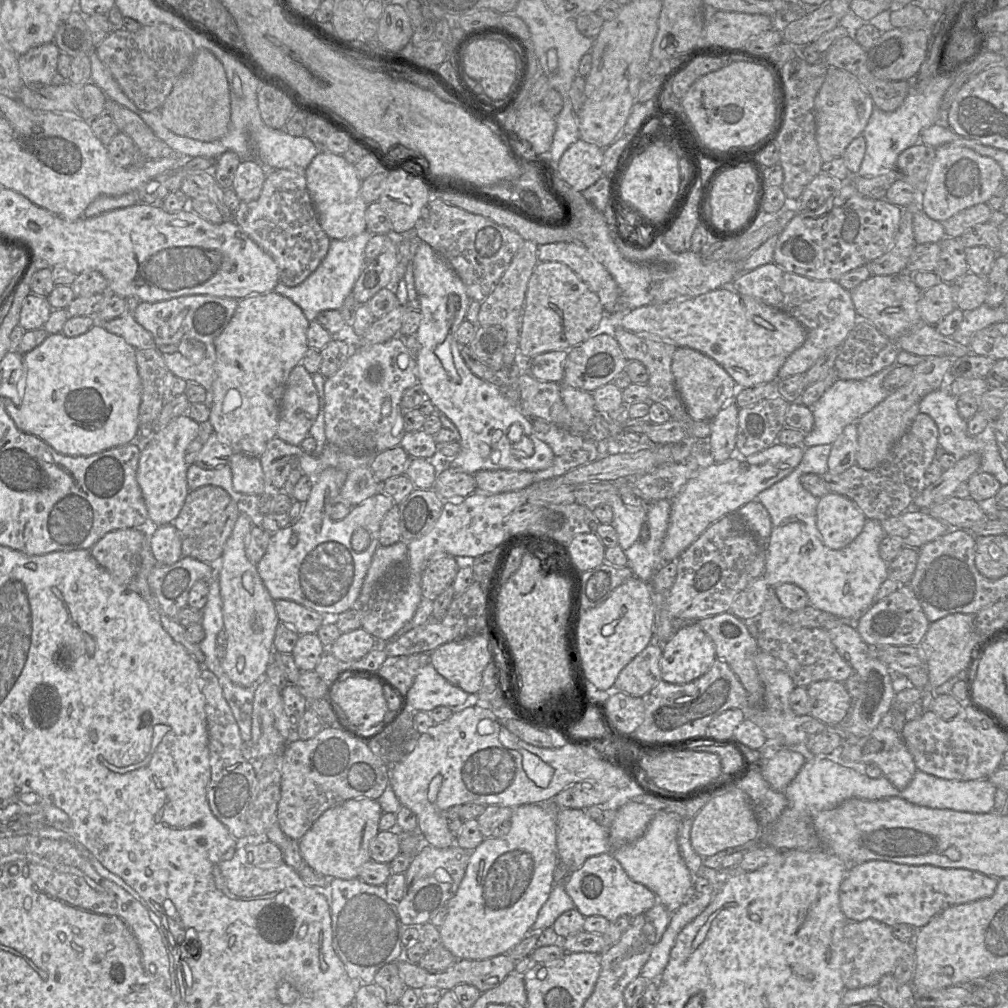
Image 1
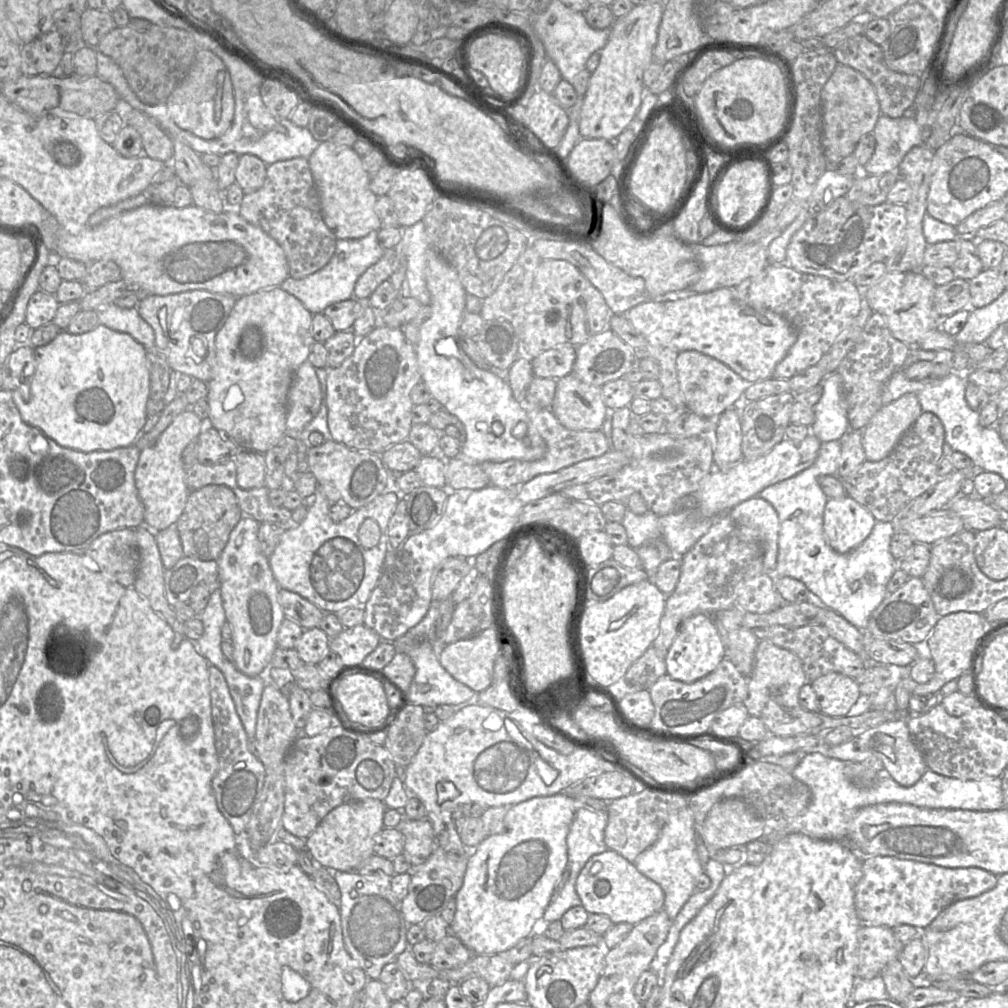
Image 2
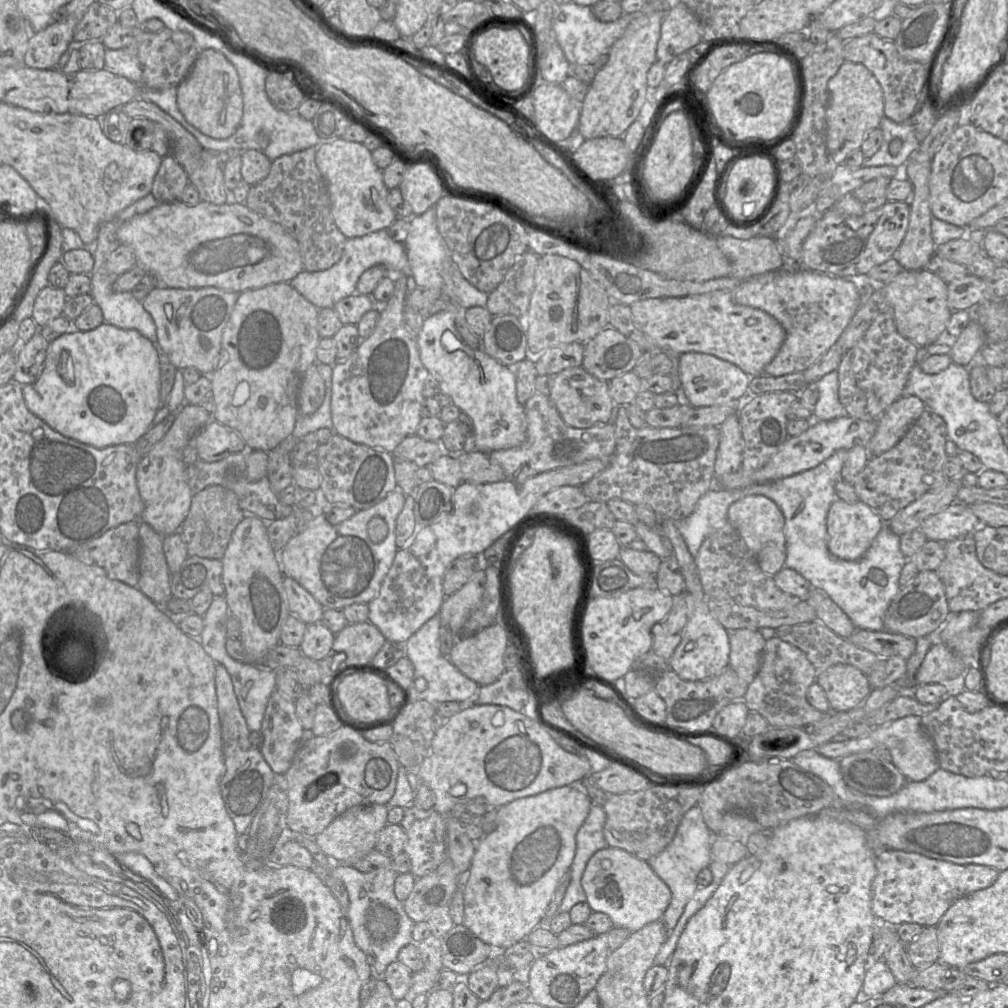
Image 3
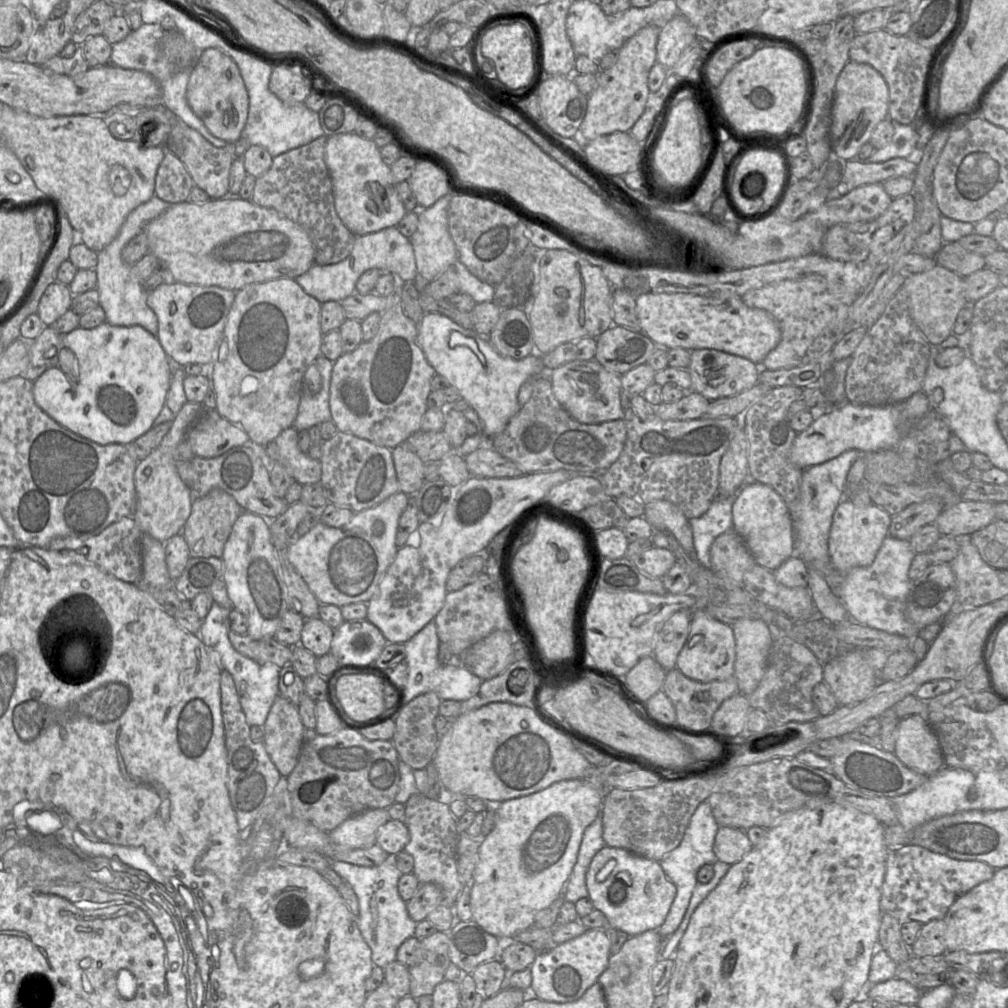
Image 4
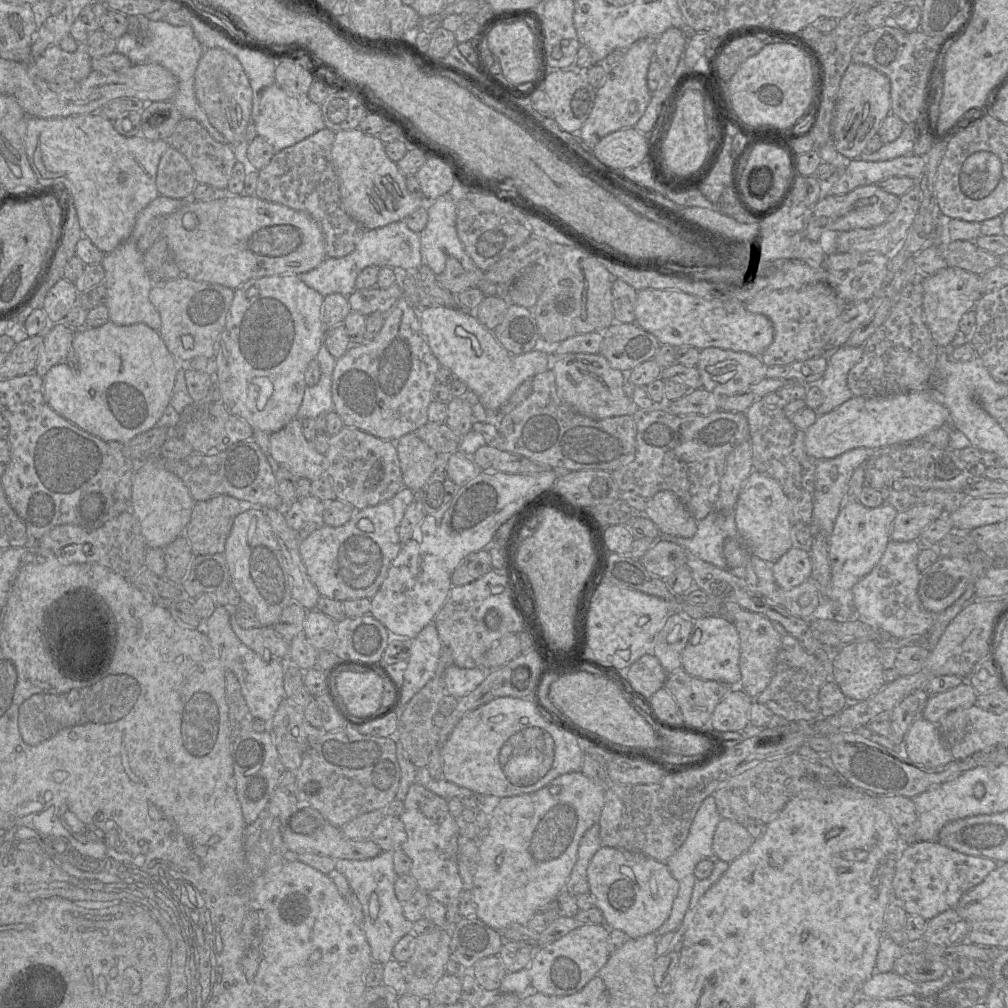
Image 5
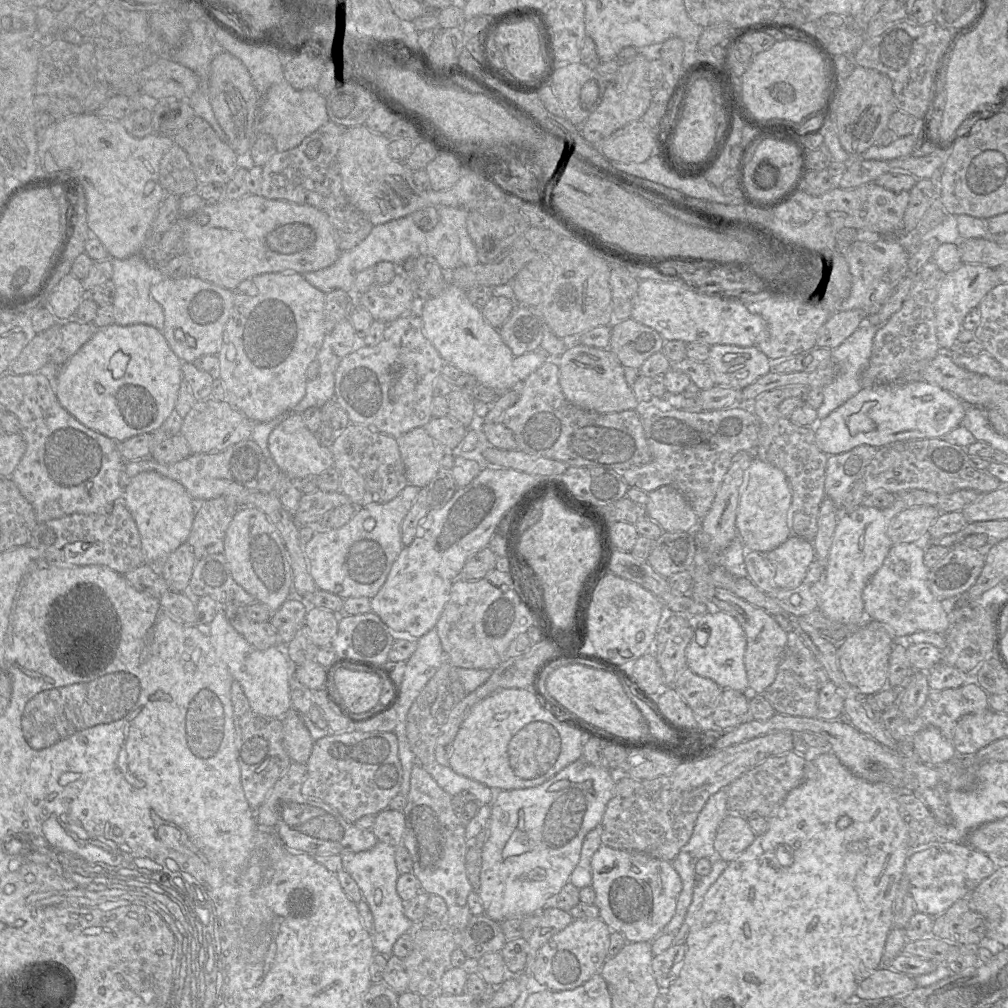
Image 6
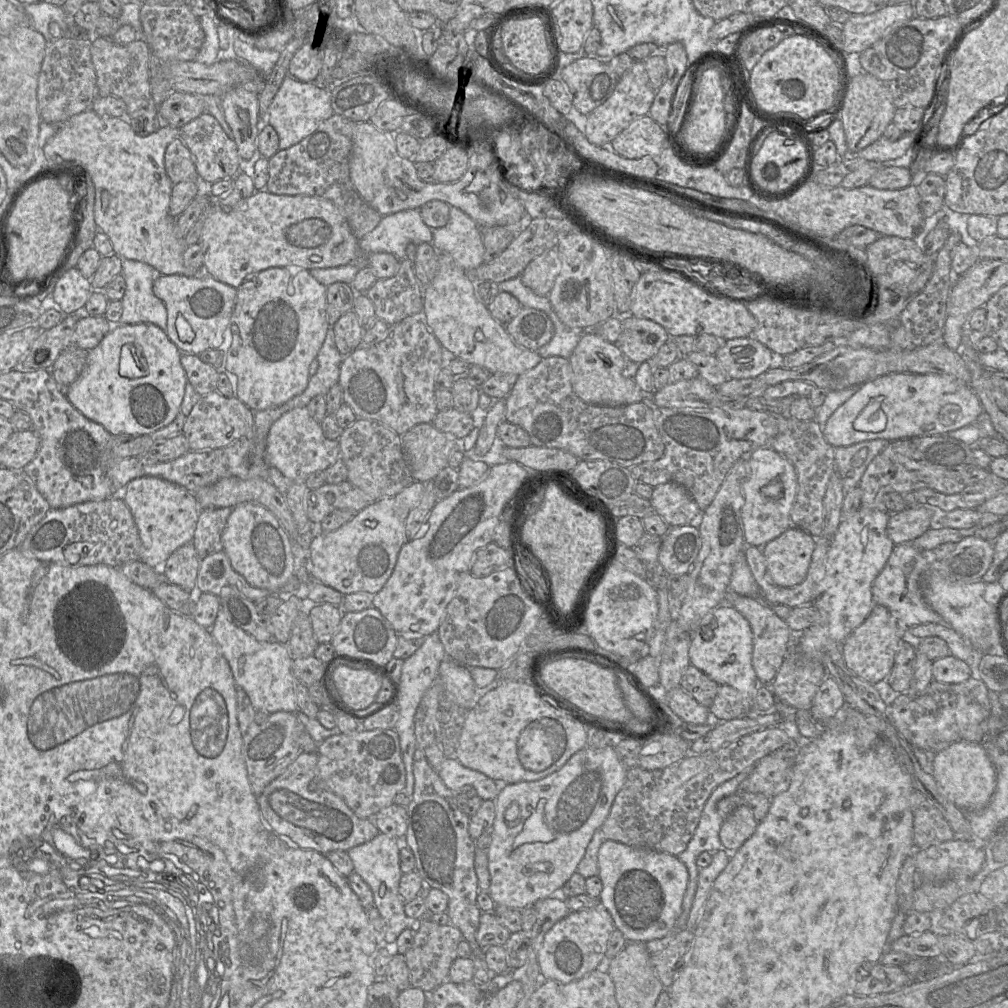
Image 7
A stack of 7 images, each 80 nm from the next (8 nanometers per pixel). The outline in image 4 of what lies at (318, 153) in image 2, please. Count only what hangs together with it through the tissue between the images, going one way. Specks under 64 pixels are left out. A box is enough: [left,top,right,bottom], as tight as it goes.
[324,133,407,236]

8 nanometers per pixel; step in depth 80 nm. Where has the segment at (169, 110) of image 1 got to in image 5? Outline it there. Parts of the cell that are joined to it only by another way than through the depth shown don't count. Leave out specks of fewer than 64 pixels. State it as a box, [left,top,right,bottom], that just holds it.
[194,48,253,145]

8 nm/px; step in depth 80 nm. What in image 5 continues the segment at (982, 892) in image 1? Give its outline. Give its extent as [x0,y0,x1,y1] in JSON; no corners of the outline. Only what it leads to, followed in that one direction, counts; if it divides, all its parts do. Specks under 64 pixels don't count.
[892,841,997,920]

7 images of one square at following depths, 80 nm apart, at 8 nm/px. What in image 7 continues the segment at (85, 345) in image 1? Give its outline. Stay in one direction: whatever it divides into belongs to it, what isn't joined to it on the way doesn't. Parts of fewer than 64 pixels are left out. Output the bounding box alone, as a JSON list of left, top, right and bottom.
[66,323,187,436]

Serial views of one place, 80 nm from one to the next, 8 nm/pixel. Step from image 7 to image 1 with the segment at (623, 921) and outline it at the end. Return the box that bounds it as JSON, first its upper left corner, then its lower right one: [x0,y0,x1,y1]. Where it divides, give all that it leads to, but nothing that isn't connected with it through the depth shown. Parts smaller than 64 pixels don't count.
[565,853,658,922]

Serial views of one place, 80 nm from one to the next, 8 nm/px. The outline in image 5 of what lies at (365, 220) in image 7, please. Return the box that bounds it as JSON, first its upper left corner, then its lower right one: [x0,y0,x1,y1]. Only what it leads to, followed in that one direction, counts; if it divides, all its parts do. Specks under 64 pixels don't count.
[255,128,366,258]

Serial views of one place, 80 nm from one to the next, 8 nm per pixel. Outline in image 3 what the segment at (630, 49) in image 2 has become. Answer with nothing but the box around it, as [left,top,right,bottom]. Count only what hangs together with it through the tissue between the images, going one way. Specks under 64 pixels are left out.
[578,11,665,139]

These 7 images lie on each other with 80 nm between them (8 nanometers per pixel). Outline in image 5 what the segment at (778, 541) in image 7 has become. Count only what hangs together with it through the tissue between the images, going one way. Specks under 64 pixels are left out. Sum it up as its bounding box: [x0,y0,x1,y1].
[771,546,812,589]

